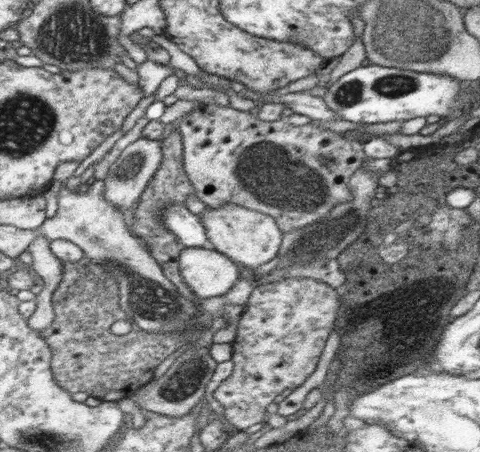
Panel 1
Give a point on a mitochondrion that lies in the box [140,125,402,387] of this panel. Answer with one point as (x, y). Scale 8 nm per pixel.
(269, 173)

